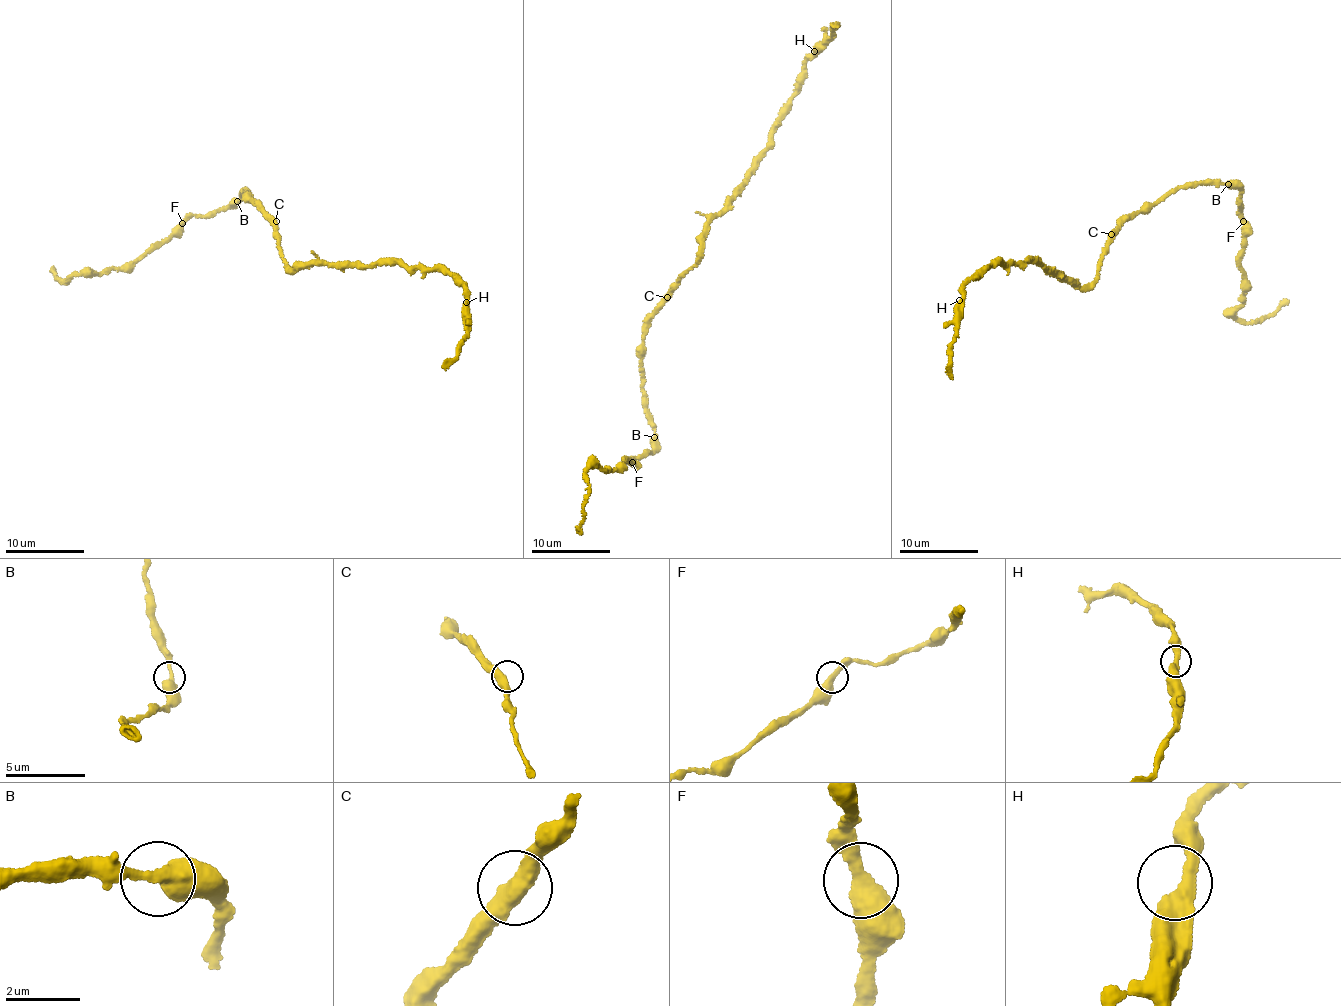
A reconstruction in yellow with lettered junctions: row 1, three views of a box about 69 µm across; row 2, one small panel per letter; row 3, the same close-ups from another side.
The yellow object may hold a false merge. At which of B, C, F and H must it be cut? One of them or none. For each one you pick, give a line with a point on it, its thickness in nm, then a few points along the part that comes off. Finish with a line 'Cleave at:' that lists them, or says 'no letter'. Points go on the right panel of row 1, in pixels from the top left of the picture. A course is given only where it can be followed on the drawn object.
Cleave at: no letter

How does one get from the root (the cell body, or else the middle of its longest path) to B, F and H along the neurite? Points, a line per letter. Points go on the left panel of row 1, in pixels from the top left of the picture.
B: (270, 223), (265, 212), (253, 201), (244, 199), (247, 190), (240, 193), (241, 198), (237, 201)
F: (270, 223), (265, 212), (244, 199), (247, 190), (235, 203), (205, 215), (193, 216), (182, 224)
H: (270, 223), (283, 262), (295, 271), (347, 261), (420, 264), (454, 273), (466, 302)

